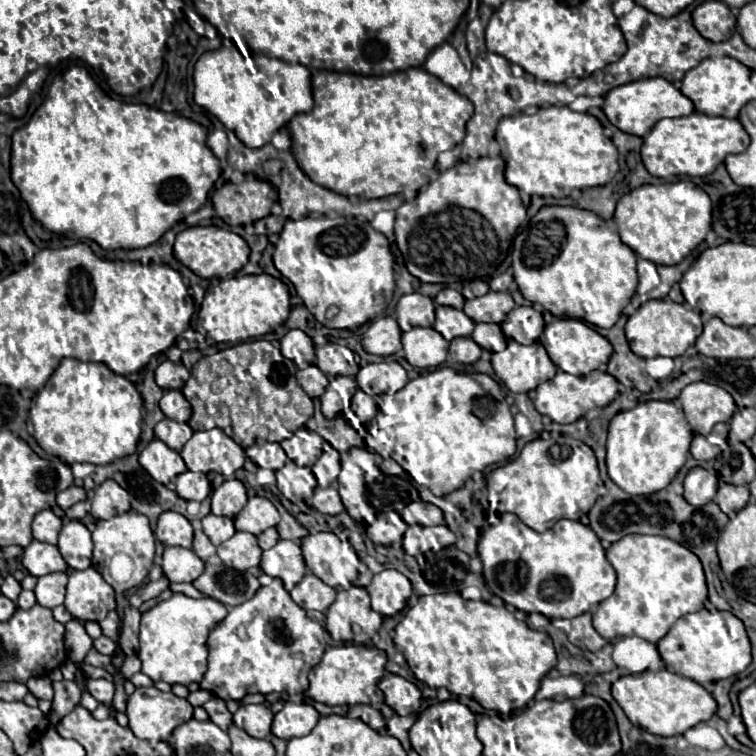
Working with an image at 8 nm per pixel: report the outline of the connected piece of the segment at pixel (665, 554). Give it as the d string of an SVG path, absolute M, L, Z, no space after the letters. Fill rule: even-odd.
M628 535L612 543L606 559L618 573L616 591L594 613L594 629L604 639L638 635L656 643L676 619L700 611L708 597L700 559L680 543L658 535Z

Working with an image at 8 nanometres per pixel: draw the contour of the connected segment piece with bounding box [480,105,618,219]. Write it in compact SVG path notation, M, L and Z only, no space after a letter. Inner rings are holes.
M566 105L542 107L534 115L520 113L504 117L497 125L494 138L499 155L482 153L480 156L501 156L506 161L506 181L524 191L519 194L529 219L544 206L543 197L560 199L568 197L572 189L606 185L618 169L616 147L604 135L600 121L588 113L572 111Z

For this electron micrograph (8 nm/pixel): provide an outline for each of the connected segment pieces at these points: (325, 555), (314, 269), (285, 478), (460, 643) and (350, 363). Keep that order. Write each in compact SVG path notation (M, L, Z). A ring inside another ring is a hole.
M310 533L310 535L306 535L302 539L302 555L304 555L306 567L330 587L348 589L348 587L352 587L354 579L358 577L360 559L358 559L356 551L350 547L348 541L341 541L334 533Z
M304 217L300 221L286 219L274 249L276 269L292 281L306 309L326 327L352 325L352 331L380 315L392 301L394 293L394 257L388 239L368 221L354 217ZM330 305L338 305L340 313L328 321L324 317Z
M286 461L282 469L276 471L278 489L292 503L306 501L316 489L316 477L310 467L298 467L294 461Z
M438 593L438 595L428 595L428 597L420 597L420 601L410 607L404 615L404 619L396 625L394 629L394 645L396 649L404 655L410 671L414 673L414 677L422 683L426 683L428 687L437 690L437 699L439 701L446 701L450 699L456 699L464 704L466 704L474 713L479 714L479 709L498 711L500 715L510 714L511 711L516 712L524 708L524 705L528 701L534 699L538 687L540 687L540 679L556 665L556 653L554 653L554 645L552 645L552 639L546 631L534 631L530 629L524 621L518 621L506 607L494 607L486 601L466 601L462 599L460 593Z
M333 341L316 347L316 365L330 377L336 375L354 377L360 369L356 365L355 354L348 347Z

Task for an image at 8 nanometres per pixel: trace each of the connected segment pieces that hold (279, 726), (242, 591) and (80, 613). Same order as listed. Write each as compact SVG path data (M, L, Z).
M286 701L282 711L274 715L272 735L284 741L294 739L294 737L304 737L314 729L318 719L320 719L320 713L312 705Z
M212 557L206 561L206 571L192 583L200 593L224 603L226 607L240 605L254 597L260 583L252 573L240 573Z
M92 567L70 571L64 607L78 621L102 621L116 607L114 589Z

